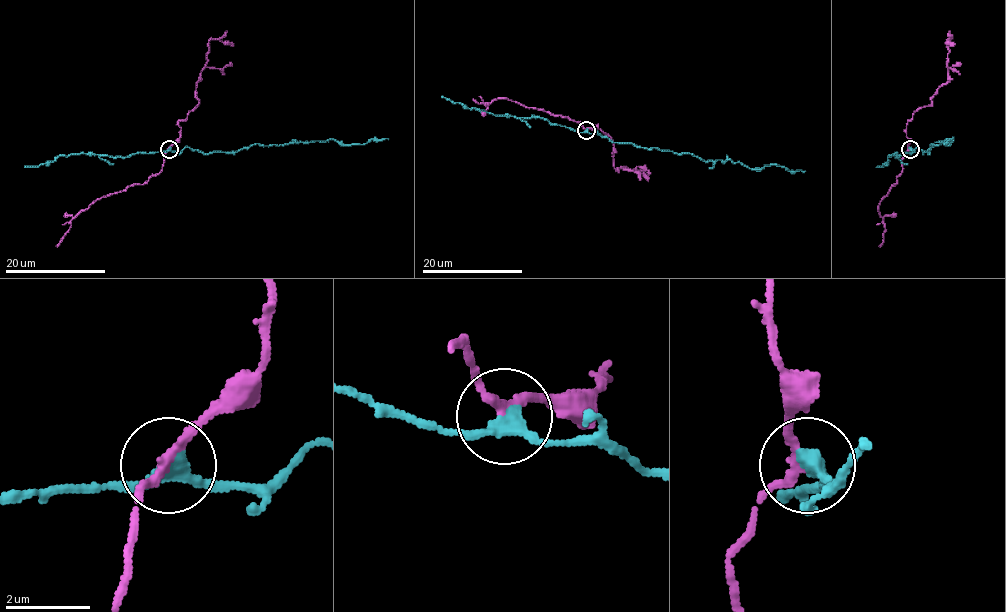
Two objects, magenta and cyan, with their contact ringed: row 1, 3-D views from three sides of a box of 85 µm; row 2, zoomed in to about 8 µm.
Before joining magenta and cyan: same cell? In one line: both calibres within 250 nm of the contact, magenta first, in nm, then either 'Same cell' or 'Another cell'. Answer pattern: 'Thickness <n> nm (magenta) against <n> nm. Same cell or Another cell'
Thickness 200 nm (magenta) against 320 nm. Another cell

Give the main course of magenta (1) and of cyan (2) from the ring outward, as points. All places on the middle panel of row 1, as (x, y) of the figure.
1: (585, 130), (598, 126), (609, 136), (615, 151), (615, 168), (634, 170), (639, 166), (650, 173)
2: (585, 130), (614, 142), (693, 153), (705, 161), (731, 160), (750, 168), (773, 165), (790, 171), (805, 171)

